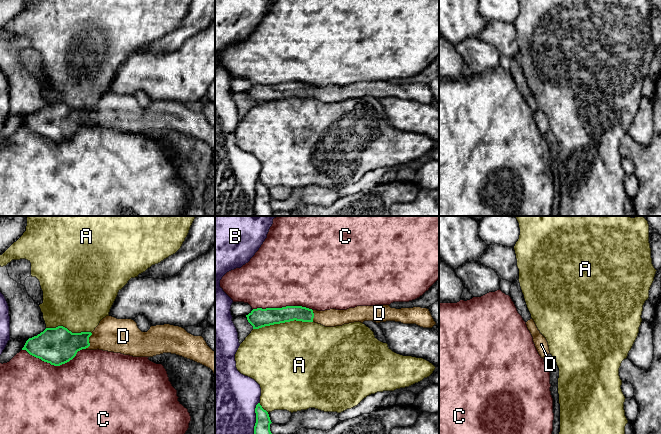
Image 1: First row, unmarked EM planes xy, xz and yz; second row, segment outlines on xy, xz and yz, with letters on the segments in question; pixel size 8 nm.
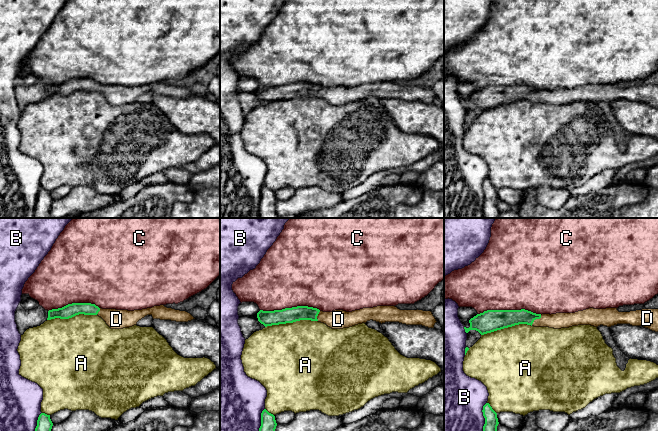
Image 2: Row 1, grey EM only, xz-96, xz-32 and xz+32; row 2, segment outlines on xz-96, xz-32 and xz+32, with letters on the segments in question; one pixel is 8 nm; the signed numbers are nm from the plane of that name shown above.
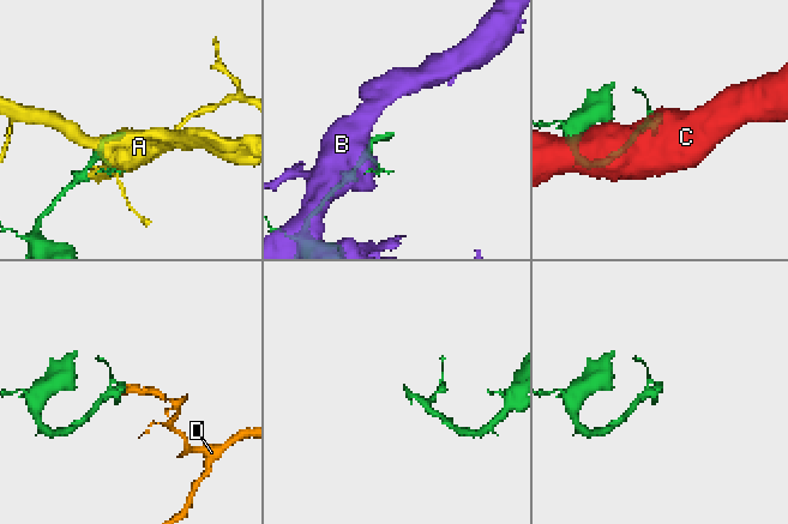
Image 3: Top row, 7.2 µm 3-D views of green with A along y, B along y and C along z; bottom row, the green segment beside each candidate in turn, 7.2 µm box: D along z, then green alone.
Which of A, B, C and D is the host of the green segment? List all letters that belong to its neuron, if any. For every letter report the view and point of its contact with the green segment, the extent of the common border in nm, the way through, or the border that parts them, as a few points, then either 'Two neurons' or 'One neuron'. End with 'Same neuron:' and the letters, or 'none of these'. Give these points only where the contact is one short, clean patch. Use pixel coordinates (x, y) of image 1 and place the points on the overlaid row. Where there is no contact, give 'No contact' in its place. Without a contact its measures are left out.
A: Touches green at xz (282, 322). Shared border 480 nm. Two neurons
B: Touches green at xz (256, 418). Shared border 260 nm. Two neurons
C: Touches green at xy (52, 364). Shared border 480 nm. Two neurons
D: Touches green at xy (89, 343). Shared border 160 nm. Path across: xy (58, 346), (69, 343), (89, 343), (109, 335), (115, 335). One neuron
Same neuron: D

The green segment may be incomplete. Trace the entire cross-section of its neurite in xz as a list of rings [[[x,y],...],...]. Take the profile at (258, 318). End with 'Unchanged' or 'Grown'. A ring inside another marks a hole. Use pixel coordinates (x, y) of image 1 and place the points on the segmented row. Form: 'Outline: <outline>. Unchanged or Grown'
Outline: [[[389,305],[357,306],[347,310],[330,309],[312,310],[302,306],[282,308],[257,308],[246,315],[253,329],[290,321],[315,322],[325,327],[336,327],[344,324],[373,321],[376,323],[395,321],[403,324],[416,324],[423,328],[436,325],[429,309],[421,307],[391,308]]]. Grown

